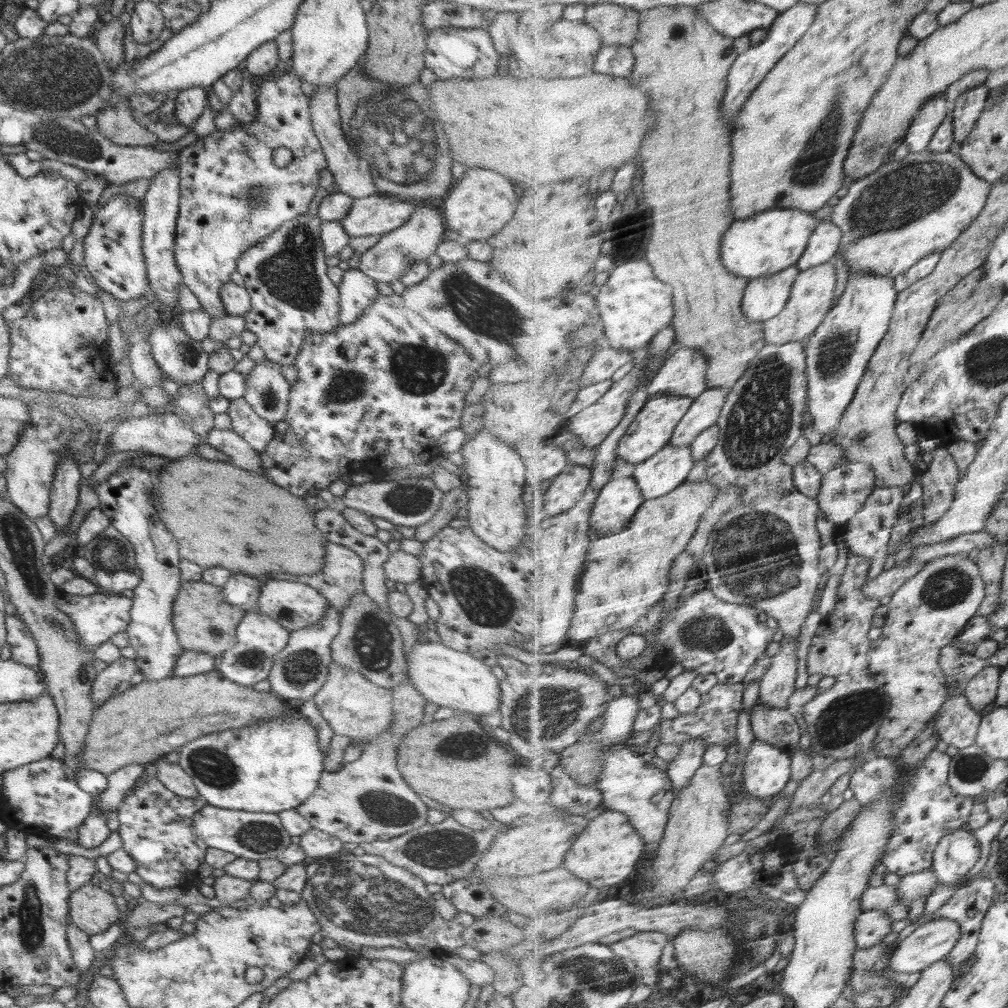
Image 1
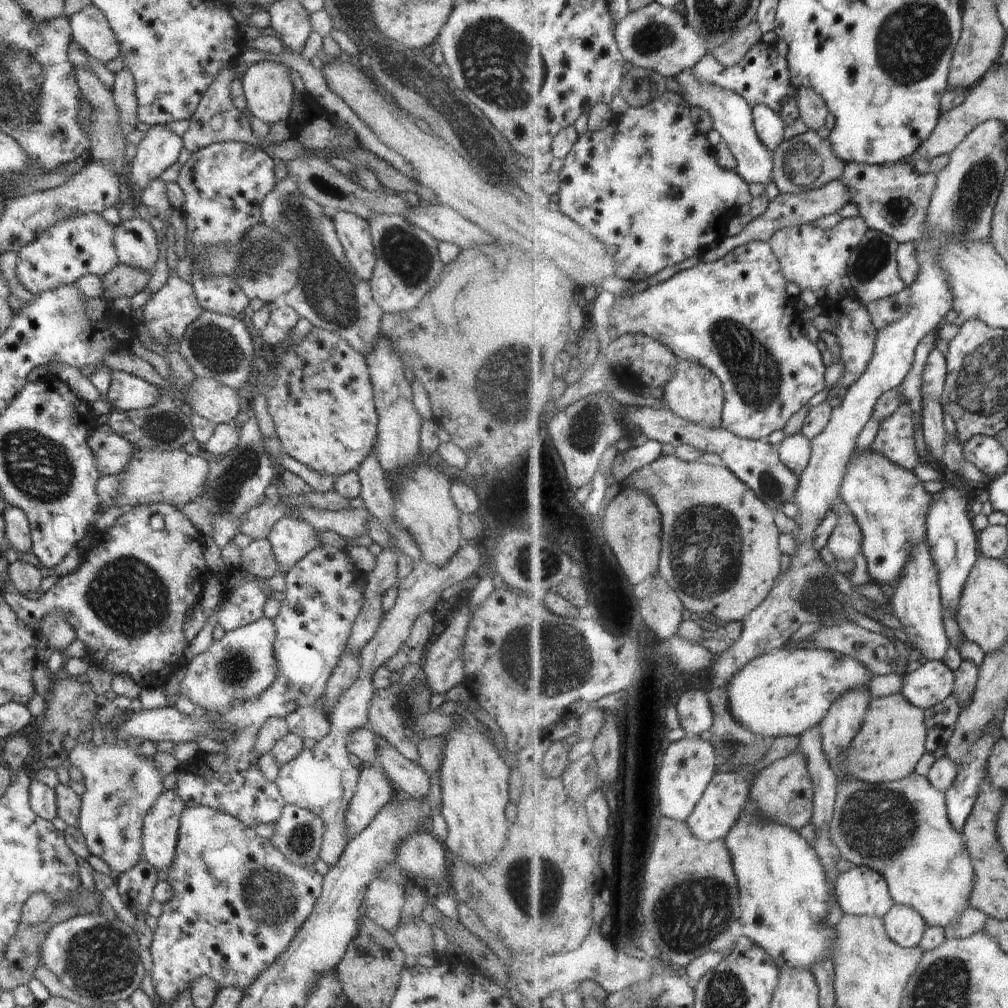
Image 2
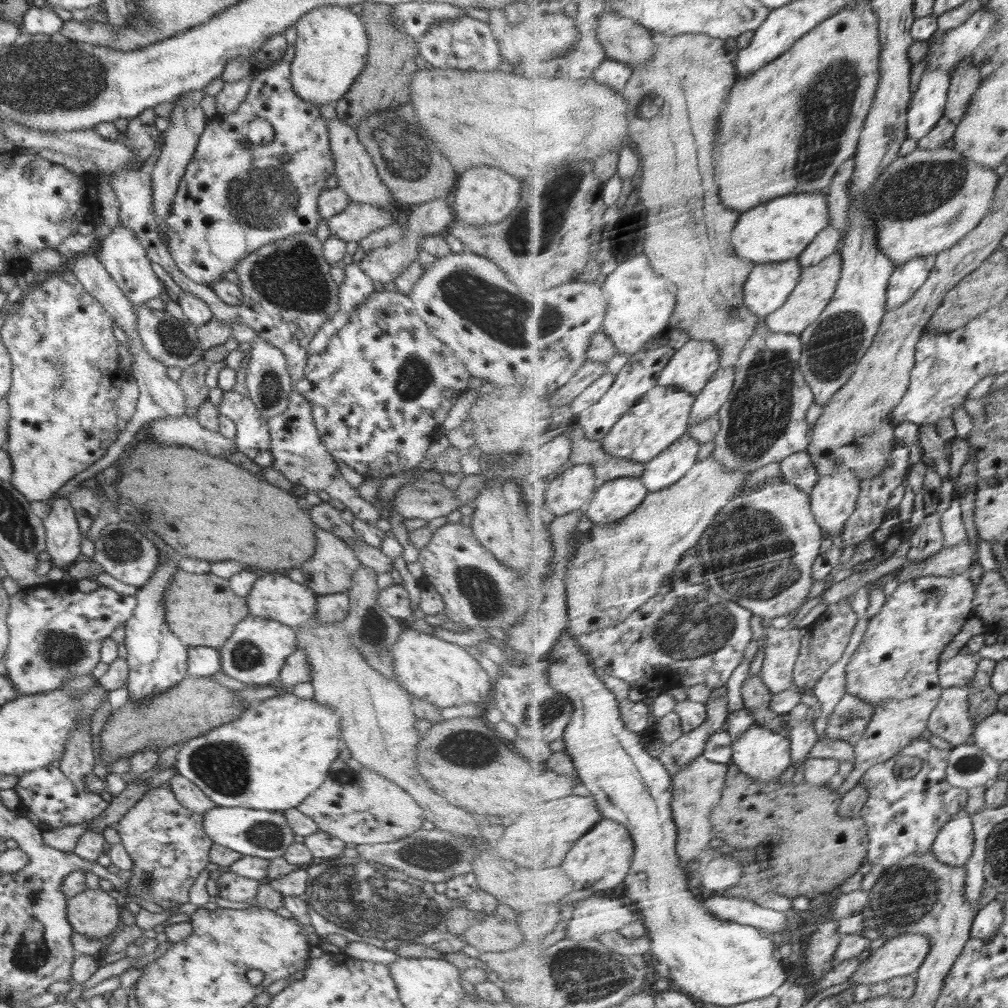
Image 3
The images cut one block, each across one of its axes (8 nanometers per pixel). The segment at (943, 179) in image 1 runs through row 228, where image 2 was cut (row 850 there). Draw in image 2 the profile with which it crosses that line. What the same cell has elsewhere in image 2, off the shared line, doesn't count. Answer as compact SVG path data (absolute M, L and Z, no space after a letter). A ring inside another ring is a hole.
M913 772L907 779L894 781L889 784L879 785L860 779L840 779L838 787L837 803L835 808L835 819L832 825L832 836L834 842L841 848L842 856L853 862L856 866L875 868L888 879L891 885L891 893L896 903L913 906L926 918L929 925L940 925L944 928L950 927L952 923L959 922L959 916L971 906L971 896L975 894L976 871L975 864L967 847L967 842L961 833L952 824L949 812L947 793L942 792L932 784L928 776Z

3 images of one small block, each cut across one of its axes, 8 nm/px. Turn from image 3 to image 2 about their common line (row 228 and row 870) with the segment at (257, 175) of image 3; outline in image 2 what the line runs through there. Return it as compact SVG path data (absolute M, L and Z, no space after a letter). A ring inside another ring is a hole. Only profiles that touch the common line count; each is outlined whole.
M203 806L185 807L179 818L177 837L175 857L172 864L166 870L166 882L174 890L174 895L170 900L162 903L162 914L158 917L158 927L152 932L153 943L150 946L153 960L151 979L157 995L163 1002L170 1003L175 996L178 996L184 990L188 990L196 979L204 975L214 980L219 988L234 987L245 992L246 987L250 986L258 978L258 975L264 972L274 962L274 959L289 947L296 931L299 930L302 923L311 915L316 901L322 892L323 876L313 866L305 867L304 865L289 863L270 840L260 837L252 827L244 826L233 816L218 812L216 809Z

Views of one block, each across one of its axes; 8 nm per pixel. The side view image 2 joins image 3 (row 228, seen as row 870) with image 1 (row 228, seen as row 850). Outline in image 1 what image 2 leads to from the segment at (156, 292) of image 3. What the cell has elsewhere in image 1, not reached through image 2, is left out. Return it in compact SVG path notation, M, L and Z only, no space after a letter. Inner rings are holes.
M116 192L116 196L110 196L110 200L94 214L90 230L84 239L85 255L82 264L86 265L86 268L91 272L97 286L102 291L110 292L121 303L140 298L150 288L142 252L143 217L141 204L137 207L130 205L127 202L126 194Z

